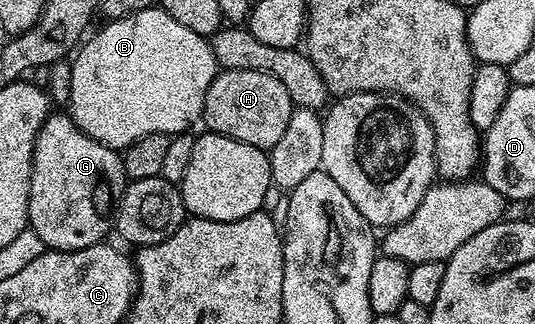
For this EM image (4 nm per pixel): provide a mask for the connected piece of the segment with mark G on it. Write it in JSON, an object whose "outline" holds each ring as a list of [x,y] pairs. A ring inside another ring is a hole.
{"outline":[[[49,113],[34,144],[28,226],[44,241],[49,250],[81,250],[96,242],[105,241],[114,226],[116,207],[124,195],[126,175],[124,159],[106,144],[86,136],[76,126],[71,113]]]}

